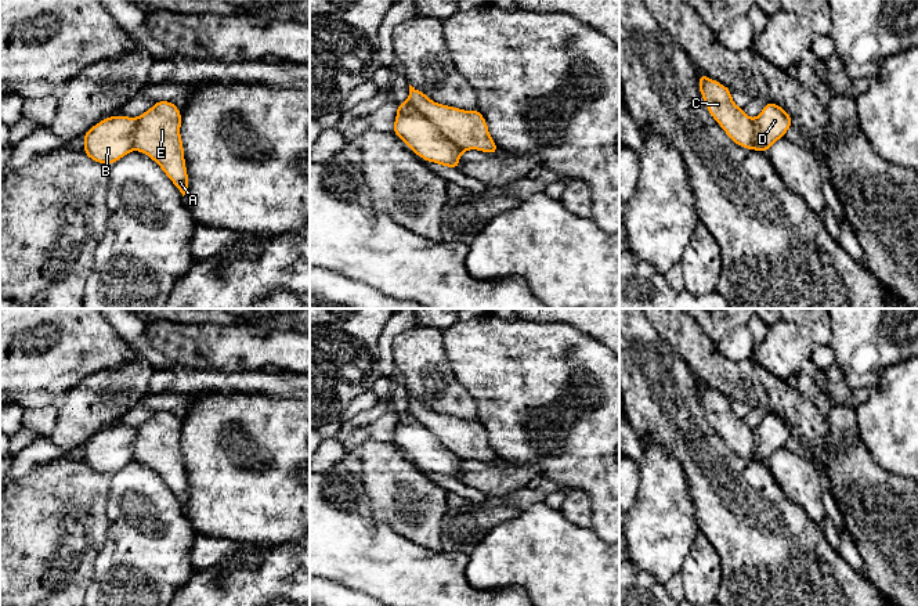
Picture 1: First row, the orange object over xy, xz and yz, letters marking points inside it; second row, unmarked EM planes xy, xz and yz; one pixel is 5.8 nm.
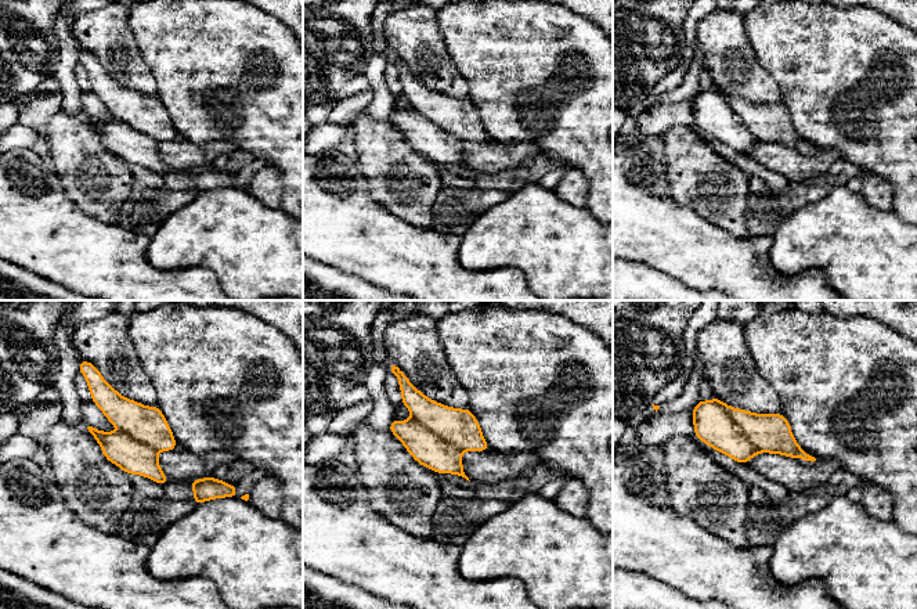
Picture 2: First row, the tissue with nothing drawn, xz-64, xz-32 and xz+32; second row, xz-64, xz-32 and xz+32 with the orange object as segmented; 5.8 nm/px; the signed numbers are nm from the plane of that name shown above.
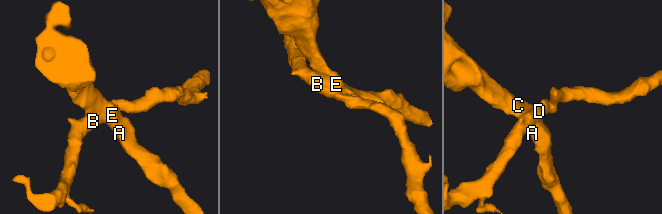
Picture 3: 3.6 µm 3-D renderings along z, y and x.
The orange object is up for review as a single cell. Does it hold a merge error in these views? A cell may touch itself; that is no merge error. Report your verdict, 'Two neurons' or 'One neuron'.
Two neurons

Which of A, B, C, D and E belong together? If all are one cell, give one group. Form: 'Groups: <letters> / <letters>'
Groups: A C E / B D

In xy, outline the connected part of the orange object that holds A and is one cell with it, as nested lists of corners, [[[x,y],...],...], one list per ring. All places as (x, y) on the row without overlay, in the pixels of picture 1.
[[[156,411],[137,428],[133,450],[134,459],[156,472],[184,506],[188,502],[188,481],[180,439],[181,421],[174,412]]]

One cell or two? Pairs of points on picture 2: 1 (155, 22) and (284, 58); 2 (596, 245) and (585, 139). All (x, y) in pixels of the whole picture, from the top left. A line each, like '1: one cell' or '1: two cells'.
1: one cell
2: two cells

